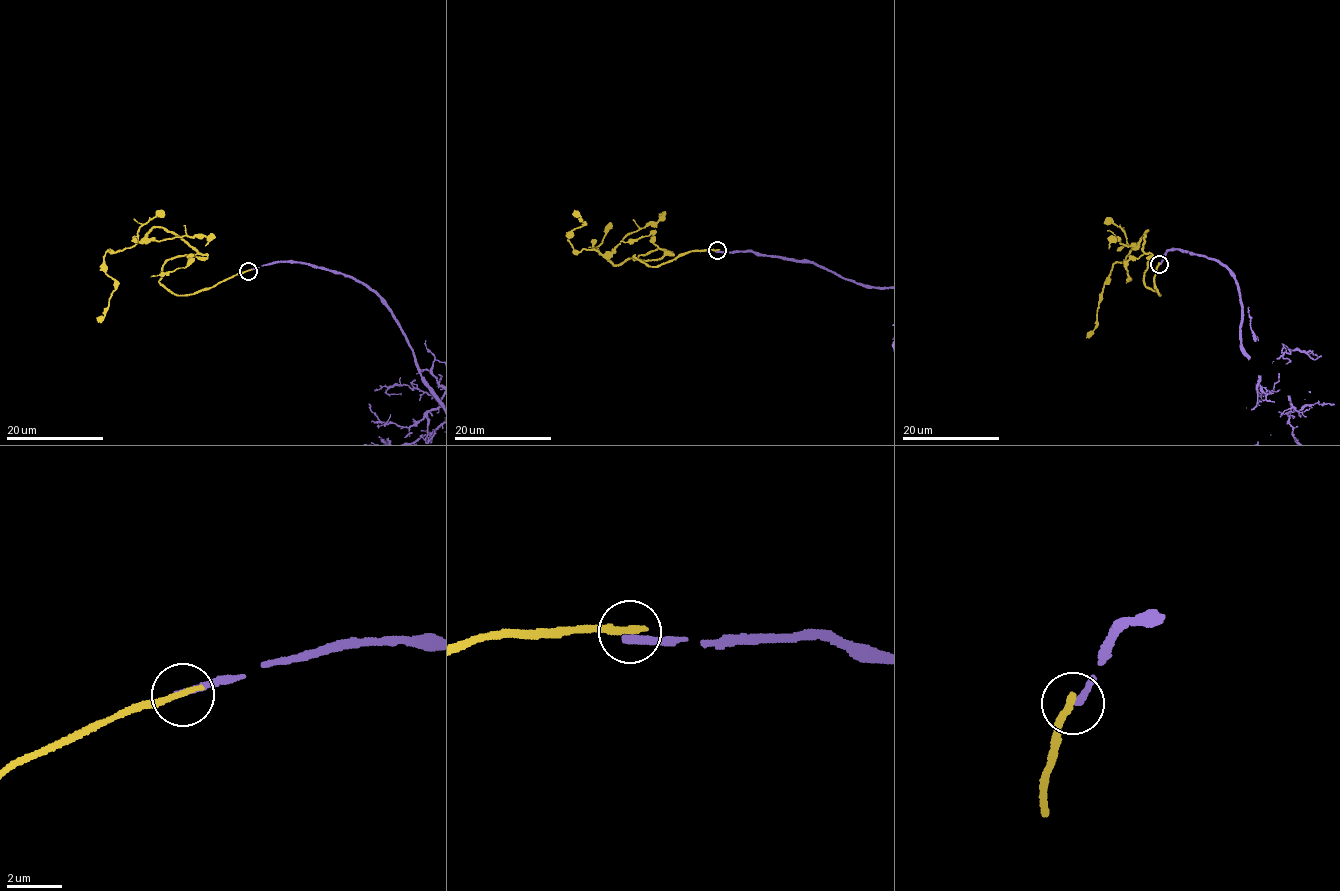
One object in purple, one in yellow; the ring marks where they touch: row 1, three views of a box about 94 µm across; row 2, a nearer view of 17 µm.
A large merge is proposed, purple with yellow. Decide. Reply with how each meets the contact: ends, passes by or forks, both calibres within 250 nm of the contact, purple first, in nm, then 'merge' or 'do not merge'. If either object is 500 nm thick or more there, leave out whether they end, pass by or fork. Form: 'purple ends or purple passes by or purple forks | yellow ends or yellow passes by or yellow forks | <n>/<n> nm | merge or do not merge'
purple ends | yellow ends | 240/280 nm | do not merge

